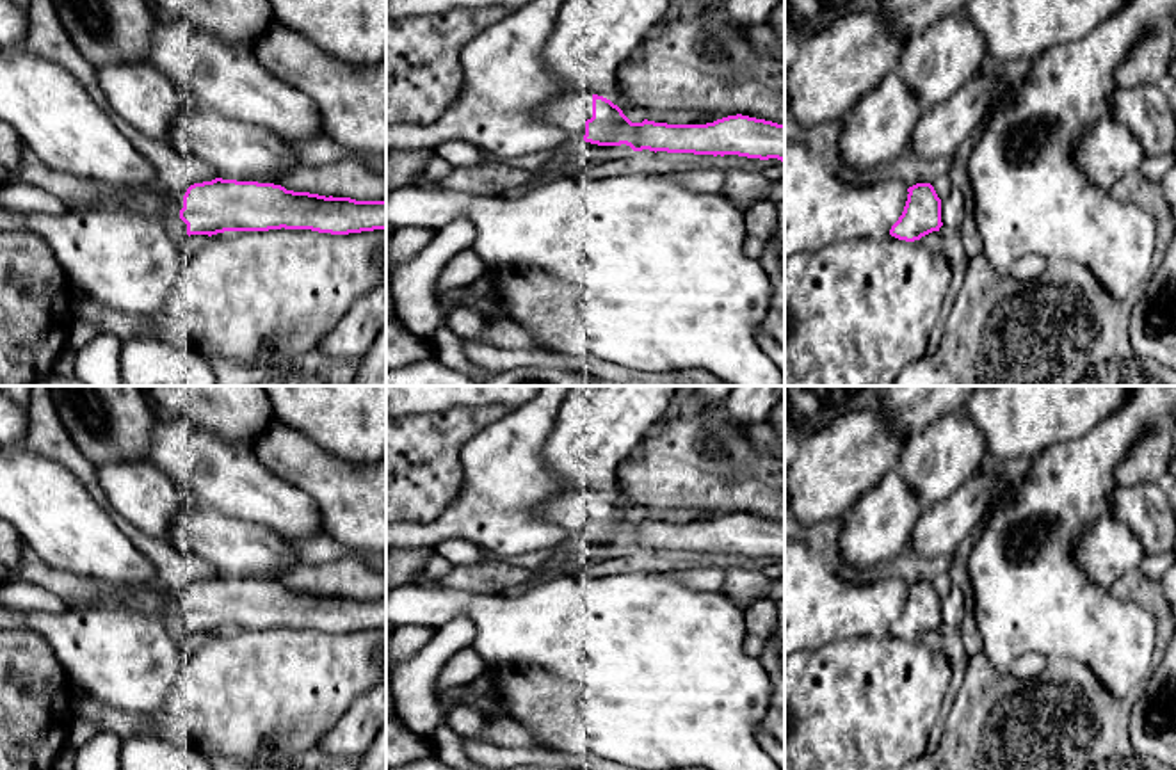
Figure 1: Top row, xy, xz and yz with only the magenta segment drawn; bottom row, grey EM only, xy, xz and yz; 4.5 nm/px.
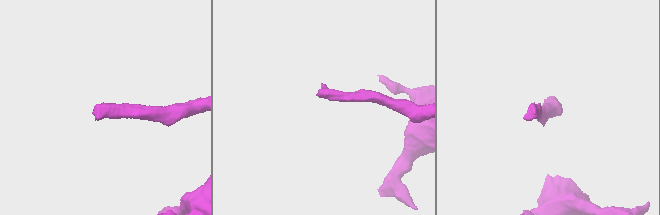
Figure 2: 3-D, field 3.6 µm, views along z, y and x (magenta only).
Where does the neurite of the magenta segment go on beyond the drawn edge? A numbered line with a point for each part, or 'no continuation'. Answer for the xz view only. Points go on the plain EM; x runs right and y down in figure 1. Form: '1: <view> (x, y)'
1: xz (570, 511)

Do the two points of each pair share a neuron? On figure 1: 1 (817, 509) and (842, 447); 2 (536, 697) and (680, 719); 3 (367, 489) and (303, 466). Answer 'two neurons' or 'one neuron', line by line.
1: one neuron
2: two neurons
3: one neuron

